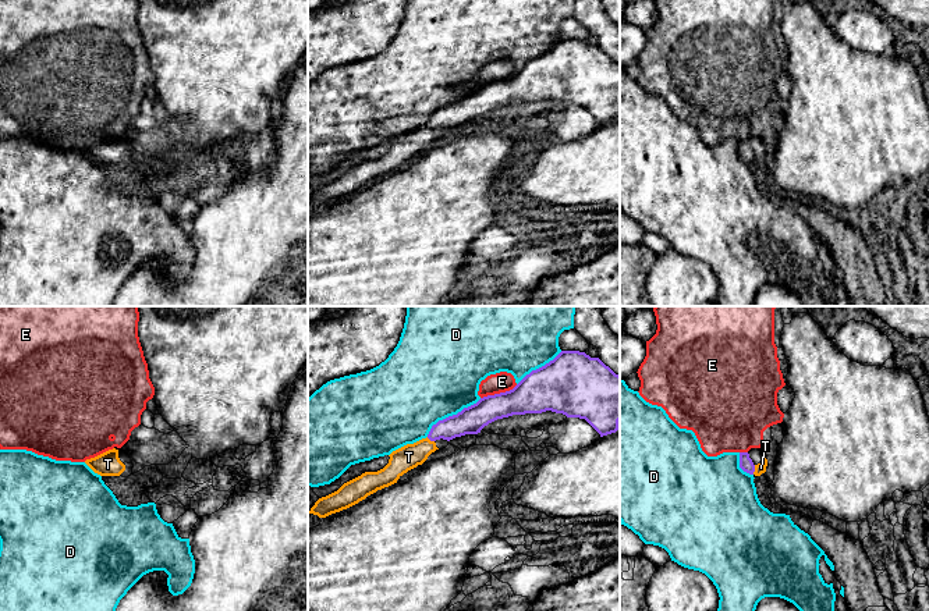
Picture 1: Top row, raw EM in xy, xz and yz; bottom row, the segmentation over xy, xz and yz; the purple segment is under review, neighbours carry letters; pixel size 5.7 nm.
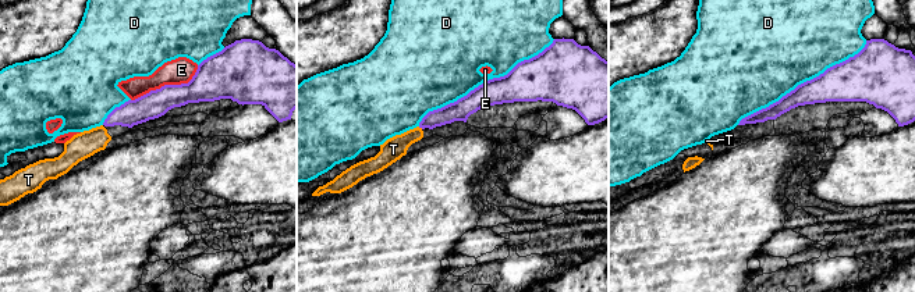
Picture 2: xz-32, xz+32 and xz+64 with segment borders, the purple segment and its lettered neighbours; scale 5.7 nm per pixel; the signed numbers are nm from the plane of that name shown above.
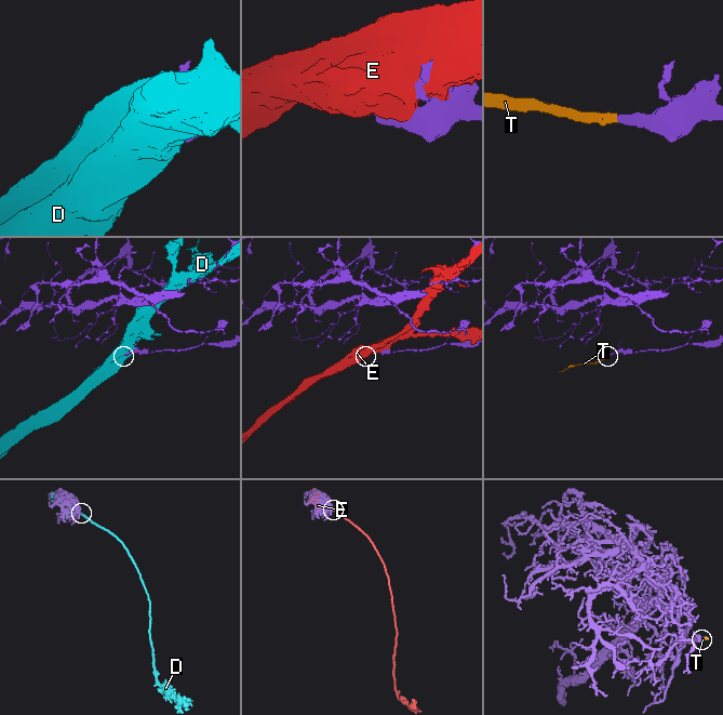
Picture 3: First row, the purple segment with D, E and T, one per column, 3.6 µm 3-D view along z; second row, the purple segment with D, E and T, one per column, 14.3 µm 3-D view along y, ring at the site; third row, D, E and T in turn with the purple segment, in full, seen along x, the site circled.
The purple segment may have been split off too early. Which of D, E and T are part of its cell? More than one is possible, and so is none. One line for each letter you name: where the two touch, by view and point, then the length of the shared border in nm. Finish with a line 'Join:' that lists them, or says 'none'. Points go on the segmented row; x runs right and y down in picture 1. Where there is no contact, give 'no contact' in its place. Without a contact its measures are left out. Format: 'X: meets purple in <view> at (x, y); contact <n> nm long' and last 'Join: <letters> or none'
T: meets purple in yz at (754, 469); contact 60 nm long
Join: T

